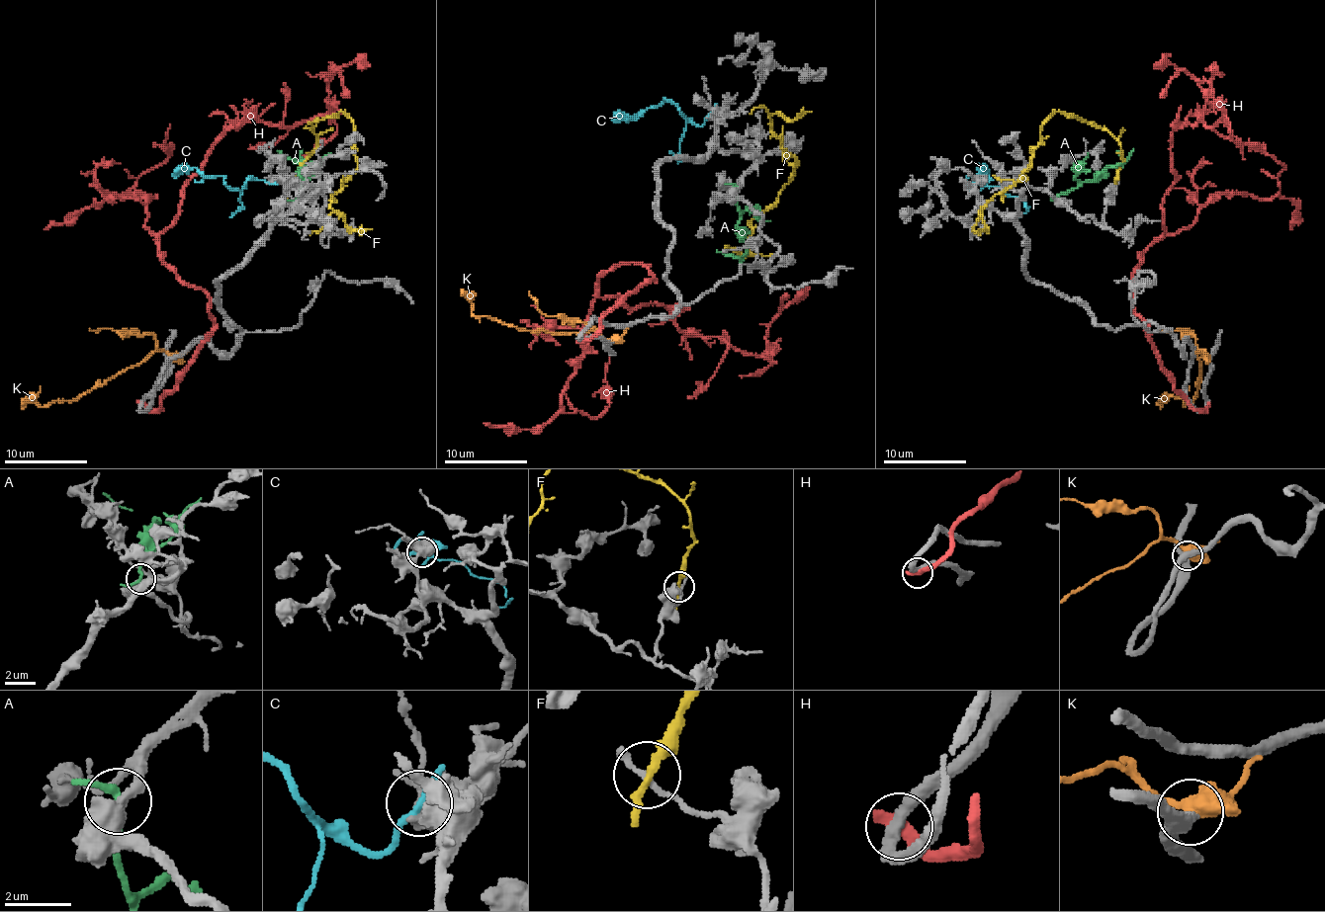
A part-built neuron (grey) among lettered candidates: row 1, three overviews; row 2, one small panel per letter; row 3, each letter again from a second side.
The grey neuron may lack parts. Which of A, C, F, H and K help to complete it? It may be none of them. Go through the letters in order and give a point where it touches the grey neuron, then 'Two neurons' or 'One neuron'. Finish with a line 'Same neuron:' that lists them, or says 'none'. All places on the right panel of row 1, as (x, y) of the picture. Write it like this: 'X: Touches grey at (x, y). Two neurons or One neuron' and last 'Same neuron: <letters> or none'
A: Touches grey at (1055, 197). Two neurons
C: Touches grey at (980, 182). Two neurons
F: Touches grey at (1115, 185). Two neurons
H: Touches grey at (1209, 404). Two neurons
K: Touches grey at (1208, 359). Two neurons
Same neuron: none

